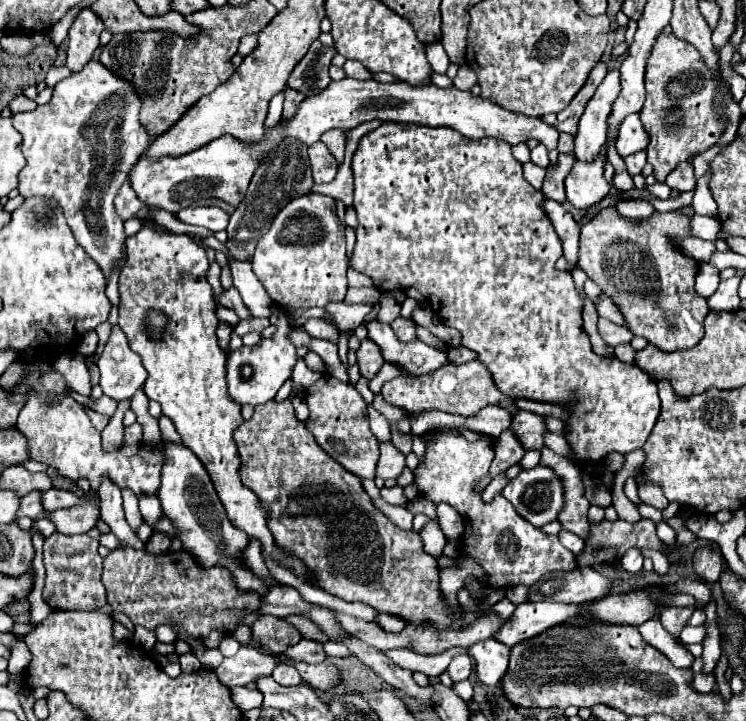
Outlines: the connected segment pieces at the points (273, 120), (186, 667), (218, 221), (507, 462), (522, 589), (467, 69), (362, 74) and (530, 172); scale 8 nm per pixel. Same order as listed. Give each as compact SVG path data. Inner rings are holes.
M284 91L276 93L276 95L272 97L272 101L270 101L268 117L266 117L266 121L264 121L264 127L266 127L266 129L272 129L272 127L280 121L280 117L282 117L282 103L284 103Z
M193 651L180 655L178 657L178 662L180 663L182 672L184 673L192 673L201 668L201 663Z
M186 207L174 215L182 223L206 227L214 233L224 231L228 225L228 213L224 213L220 207Z
M504 431L496 443L494 443L494 461L490 465L490 475L486 475L486 479L480 479L478 481L478 491L484 491L484 487L488 487L488 483L500 475L502 471L508 471L512 465L516 465L522 455L524 455L524 449L520 445L520 441L512 435L512 431Z
M518 585L508 588L506 589L506 598L511 600L516 605L527 602L528 587L523 585Z
M462 65L462 67L458 69L456 79L454 79L454 87L456 87L456 89L462 89L462 91L466 91L466 89L470 91L476 83L478 83L478 77L476 77L474 69L472 69L470 65Z
M346 61L344 71L348 77L354 77L354 79L372 79L372 73L366 67L362 67L362 63L358 61Z
M530 161L524 165L524 177L526 177L526 181L532 183L536 189L542 189L544 175L546 175L546 169L540 169L540 167L536 167L536 165L530 163Z

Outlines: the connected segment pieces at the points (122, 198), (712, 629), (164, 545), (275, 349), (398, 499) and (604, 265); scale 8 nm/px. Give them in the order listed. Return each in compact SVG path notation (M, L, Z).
M124 183L124 187L120 187L116 199L114 199L114 205L116 205L116 213L126 221L126 219L132 219L136 217L136 213L144 207L144 203L136 197L136 193L132 191L130 183Z
M716 597L710 599L710 603L706 605L704 609L706 613L706 637L702 641L702 647L704 647L704 653L702 653L702 673L712 673L720 655L722 655L722 649L720 649L720 629L718 629L718 609L716 609Z
M154 533L150 537L150 541L146 543L146 551L152 553L152 555L162 555L170 549L170 543L172 543L172 537L170 535L162 535L162 533Z
M274 311L269 317L270 323L276 325L276 333L268 339L262 339L260 343L252 347L240 347L238 351L232 351L228 357L228 391L232 399L240 405L264 405L266 401L272 401L278 393L278 389L284 385L284 381L292 375L292 369L298 361L296 347L288 339L290 323L282 311Z
M384 487L384 489L380 489L380 497L382 499L386 499L388 503L392 503L392 505L406 505L406 497L404 497L404 489L402 487L392 487L392 489L388 489L388 487Z
M616 207L602 209L592 221L582 223L580 231L580 269L596 281L604 295L608 295L622 311L628 329L634 335L646 337L652 345L662 351L678 351L690 349L704 337L704 317L708 315L708 303L704 297L696 295L694 291L694 277L698 271L696 261L684 257L672 243L672 237L690 235L690 219L678 211L670 213L654 213L648 223L632 223L618 215Z

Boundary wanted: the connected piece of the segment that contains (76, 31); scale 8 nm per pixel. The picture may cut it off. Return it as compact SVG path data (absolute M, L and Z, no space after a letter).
M82 9L68 31L68 61L66 67L72 73L82 71L82 67L92 61L94 51L100 47L100 33L104 23L92 13L92 9Z

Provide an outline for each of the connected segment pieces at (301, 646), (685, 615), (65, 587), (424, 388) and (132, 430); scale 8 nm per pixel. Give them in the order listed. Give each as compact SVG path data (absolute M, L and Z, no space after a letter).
M302 639L302 641L296 643L294 647L286 649L286 651L282 653L282 657L284 657L284 659L286 659L286 657L292 657L294 661L298 659L298 661L304 661L304 663L320 663L320 661L326 657L326 653L324 653L324 649L322 649L322 645L320 645L318 641Z
M666 607L662 609L660 623L670 634L679 636L693 611L694 607Z
M54 533L44 539L44 565L46 565L46 585L44 585L44 601L54 609L64 611L94 611L106 605L106 589L100 581L102 575L102 557L98 555L98 541L88 535L62 535Z
M470 361L464 365L450 363L446 367L440 367L438 371L430 371L418 377L404 377L404 375L396 377L382 387L382 397L386 403L404 409L408 415L418 415L422 411L436 409L436 411L446 411L460 417L472 417L486 405L500 405L500 407L506 407L510 413L518 411L514 401L502 395L494 387L494 381L488 369L478 361Z
M134 423L124 429L124 443L122 445L138 445L142 441L142 425Z

